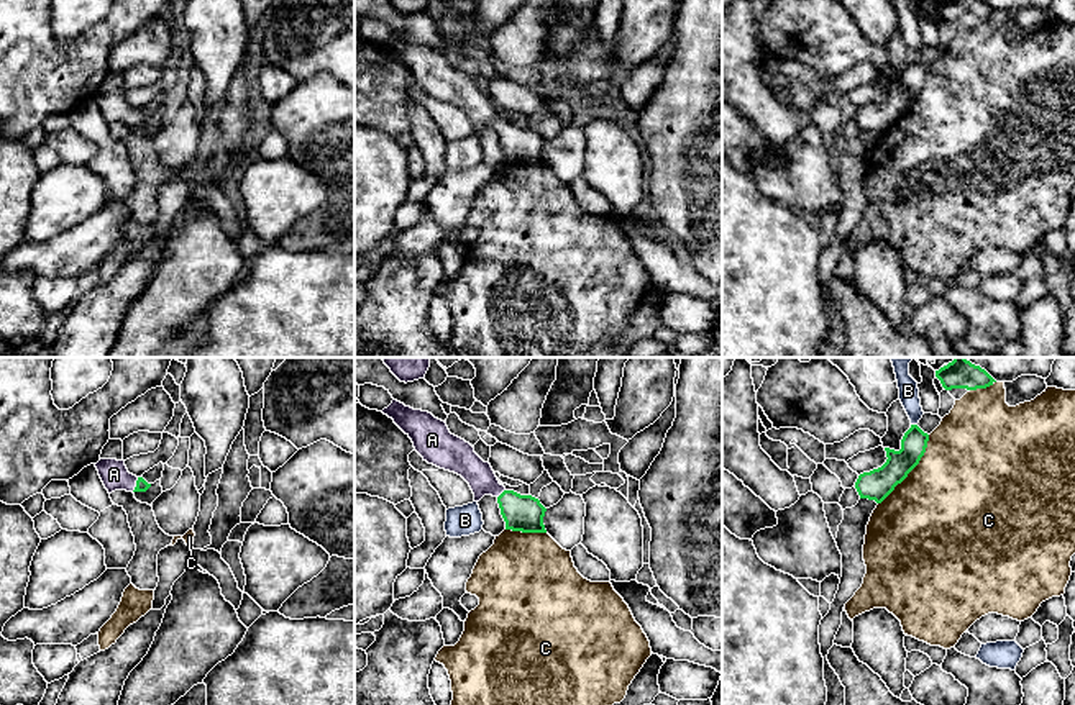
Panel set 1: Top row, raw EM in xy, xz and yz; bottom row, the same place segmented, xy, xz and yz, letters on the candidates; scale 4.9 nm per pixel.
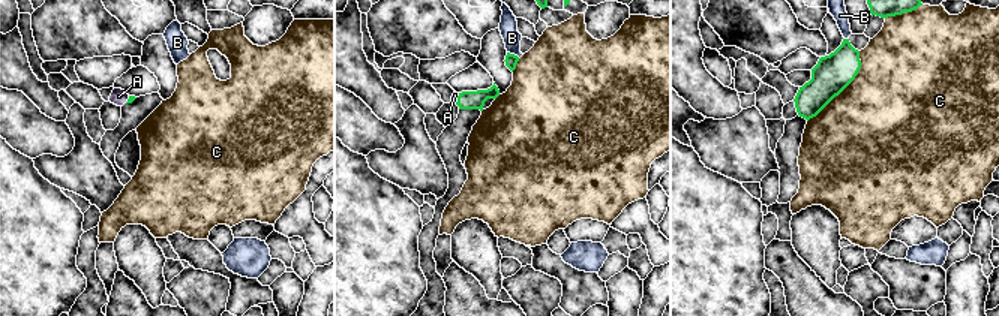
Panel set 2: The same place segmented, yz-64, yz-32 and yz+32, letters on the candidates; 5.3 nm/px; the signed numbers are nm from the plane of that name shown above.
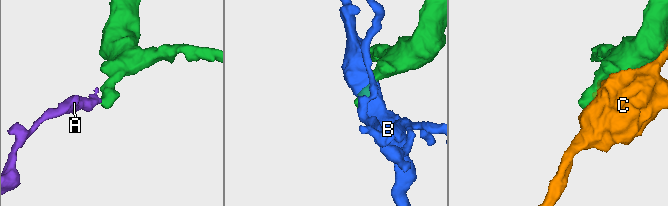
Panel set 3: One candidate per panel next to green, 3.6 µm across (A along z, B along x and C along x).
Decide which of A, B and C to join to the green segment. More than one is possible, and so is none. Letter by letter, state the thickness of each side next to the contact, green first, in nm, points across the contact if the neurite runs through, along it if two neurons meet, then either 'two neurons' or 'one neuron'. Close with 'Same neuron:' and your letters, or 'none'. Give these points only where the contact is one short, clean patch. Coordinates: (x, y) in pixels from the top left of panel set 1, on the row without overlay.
A: 60 nm thick on the green side, 140 nm on the other; runs through xy (141, 118), (137, 117), (118, 112), (114, 107); one neuron
B: 130 nm thick on the green side, 100 nm on the other; two neurons
C: 150 nm thick on the green side, 500 nm on the other; two neurons
Same neuron: A

